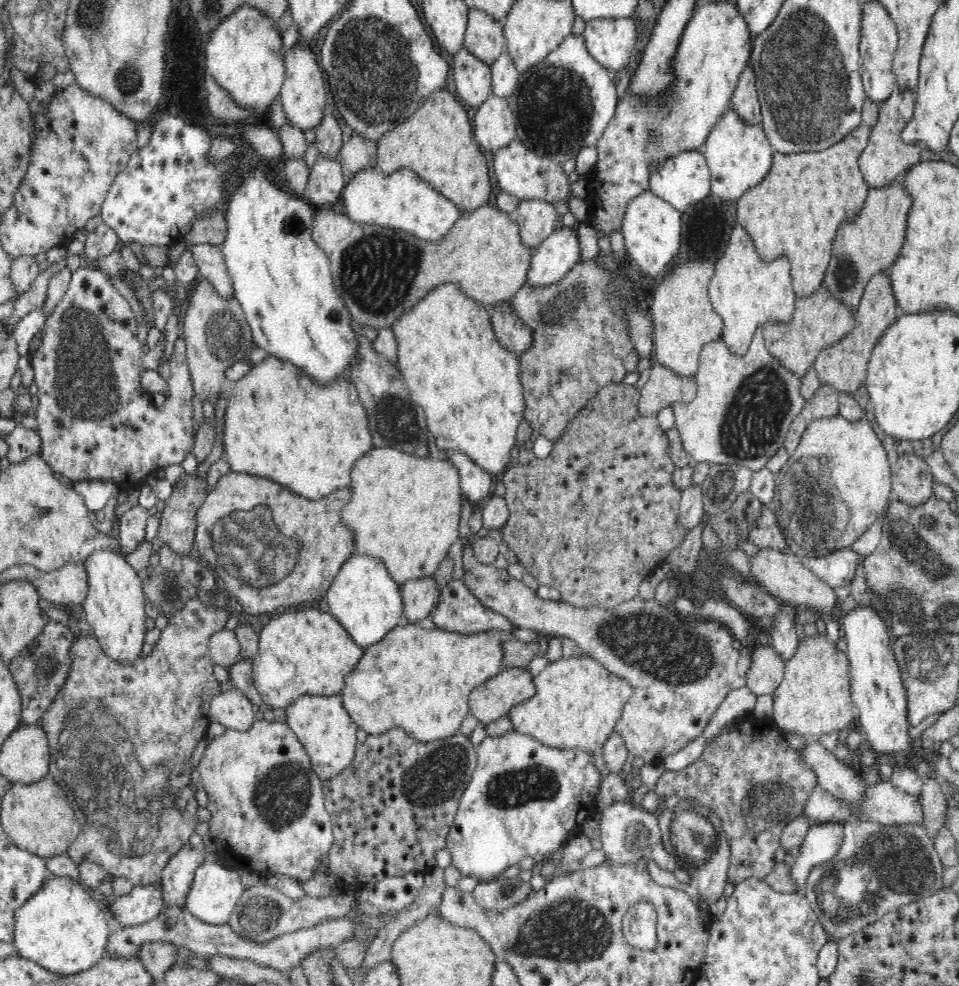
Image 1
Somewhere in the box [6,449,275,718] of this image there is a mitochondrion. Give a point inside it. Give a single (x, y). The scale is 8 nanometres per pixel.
(43, 666)

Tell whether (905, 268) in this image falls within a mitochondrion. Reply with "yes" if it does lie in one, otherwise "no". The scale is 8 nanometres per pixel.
no

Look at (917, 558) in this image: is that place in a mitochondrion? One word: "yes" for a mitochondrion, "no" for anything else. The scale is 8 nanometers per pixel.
yes

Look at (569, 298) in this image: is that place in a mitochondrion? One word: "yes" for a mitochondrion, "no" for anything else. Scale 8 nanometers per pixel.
yes

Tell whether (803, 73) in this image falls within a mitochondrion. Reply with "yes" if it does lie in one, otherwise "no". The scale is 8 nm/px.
yes

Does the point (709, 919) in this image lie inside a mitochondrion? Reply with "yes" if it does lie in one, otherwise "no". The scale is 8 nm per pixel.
no

